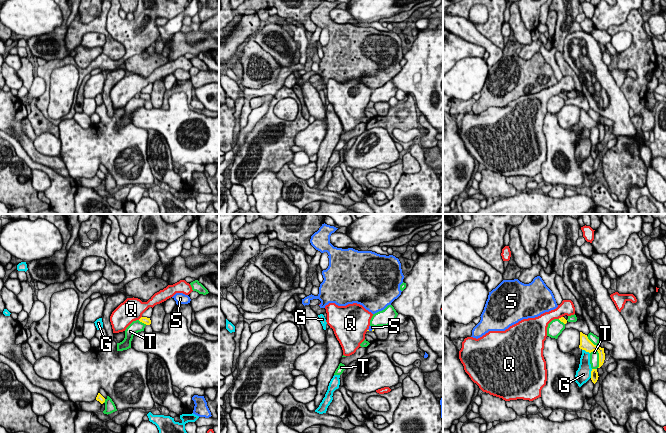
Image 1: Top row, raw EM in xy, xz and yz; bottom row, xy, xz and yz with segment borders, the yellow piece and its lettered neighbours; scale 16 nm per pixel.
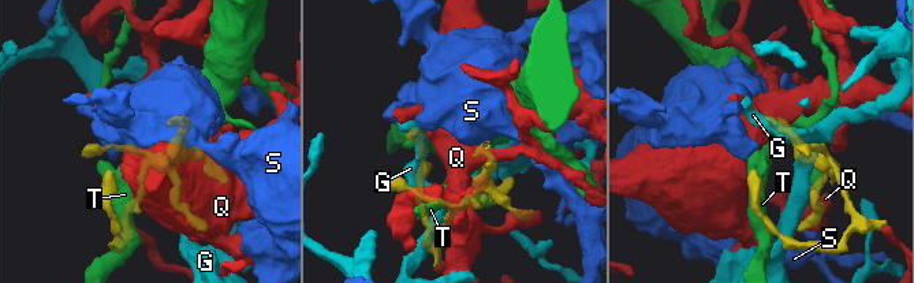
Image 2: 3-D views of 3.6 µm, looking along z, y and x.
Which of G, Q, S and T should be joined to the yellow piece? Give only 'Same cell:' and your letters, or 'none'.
Same cell: S

